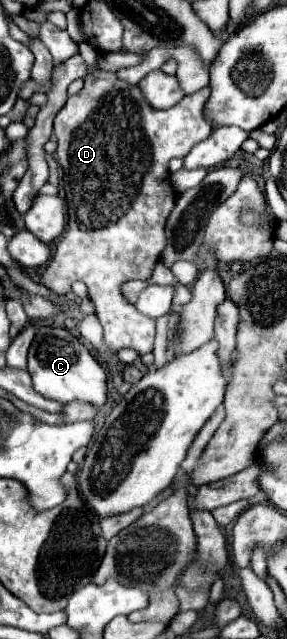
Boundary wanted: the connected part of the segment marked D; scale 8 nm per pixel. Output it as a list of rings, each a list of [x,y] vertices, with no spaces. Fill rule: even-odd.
[[[93,71],[85,77],[79,93],[71,95],[55,117],[53,133],[57,135],[57,161],[65,171],[63,189],[67,195],[67,231],[59,237],[55,255],[47,263],[41,283],[59,295],[67,295],[75,281],[83,281],[97,309],[103,327],[105,345],[117,355],[119,349],[131,347],[139,355],[153,351],[155,319],[145,317],[121,295],[121,285],[129,279],[149,279],[161,249],[165,247],[165,221],[175,205],[175,193],[169,183],[167,163],[173,157],[185,157],[193,145],[207,139],[211,125],[203,119],[203,105],[210,96],[210,87],[184,96],[171,109],[157,111],[145,105],[141,91],[133,85],[121,85],[115,73]],[[85,123],[85,133],[75,133]]]

